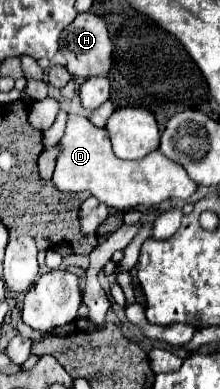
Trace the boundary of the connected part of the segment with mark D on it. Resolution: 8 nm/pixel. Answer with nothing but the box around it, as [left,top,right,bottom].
[53,115,197,211]

